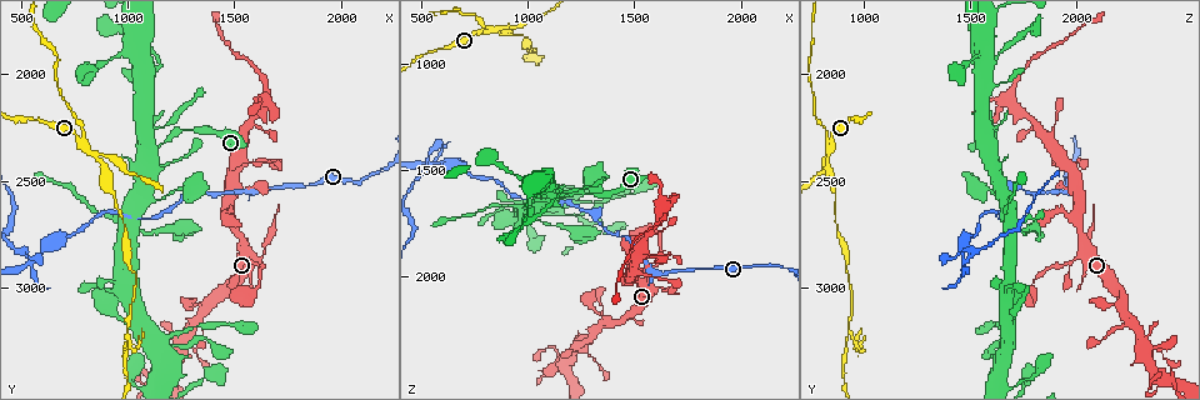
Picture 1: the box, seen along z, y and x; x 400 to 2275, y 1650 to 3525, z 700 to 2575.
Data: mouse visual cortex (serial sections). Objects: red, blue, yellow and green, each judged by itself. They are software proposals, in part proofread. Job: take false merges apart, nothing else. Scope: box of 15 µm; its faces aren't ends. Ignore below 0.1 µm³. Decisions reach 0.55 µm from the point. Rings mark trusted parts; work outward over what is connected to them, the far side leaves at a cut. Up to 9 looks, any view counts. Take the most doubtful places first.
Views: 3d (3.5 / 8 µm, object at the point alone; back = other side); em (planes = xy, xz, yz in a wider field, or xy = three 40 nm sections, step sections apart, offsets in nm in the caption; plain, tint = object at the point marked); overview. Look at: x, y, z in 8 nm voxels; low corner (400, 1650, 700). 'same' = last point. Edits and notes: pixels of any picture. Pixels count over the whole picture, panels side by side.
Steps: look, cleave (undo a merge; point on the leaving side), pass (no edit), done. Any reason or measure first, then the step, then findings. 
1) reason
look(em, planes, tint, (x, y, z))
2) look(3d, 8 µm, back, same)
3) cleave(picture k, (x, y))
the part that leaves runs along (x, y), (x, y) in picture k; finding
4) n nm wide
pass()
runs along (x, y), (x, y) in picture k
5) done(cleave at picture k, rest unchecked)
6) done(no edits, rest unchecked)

narrows sharply
look(3d, 3.5 µm, (850, 2370, 840))

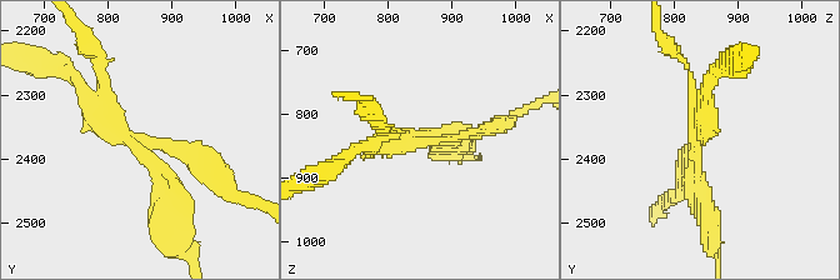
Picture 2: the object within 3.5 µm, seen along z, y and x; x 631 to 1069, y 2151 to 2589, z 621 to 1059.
arms of 150, 200, 250 nm
cleave(picture 2, (181, 198))
the part that leaves runs along (130, 141), (173, 184), (180, 249) in picture 2; two cells meet here

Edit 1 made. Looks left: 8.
narrows sharply
look(3d, 3.5 µm, (540, 2880, 1460))

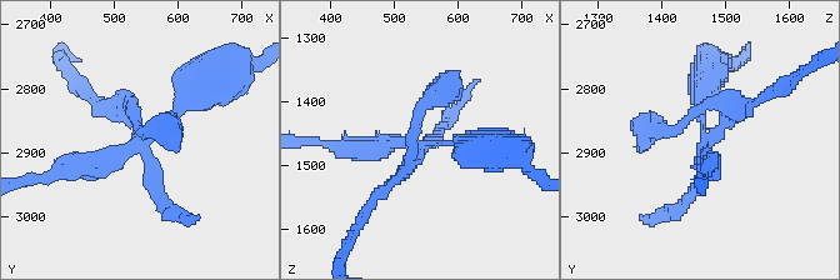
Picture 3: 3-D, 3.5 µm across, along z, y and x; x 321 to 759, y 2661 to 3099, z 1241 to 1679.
shape alone is not enough
look(em, planes, tint, (540, 2880, 1470))

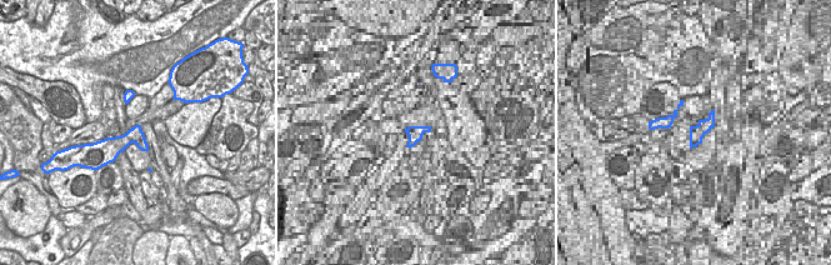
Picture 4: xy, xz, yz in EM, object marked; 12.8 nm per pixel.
cleave(picture 3, (110, 111))
the part that leaves runs along (140, 134), (129, 110), (75, 88) in picture 3; a second cell is stuck on

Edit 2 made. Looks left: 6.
look(overview)

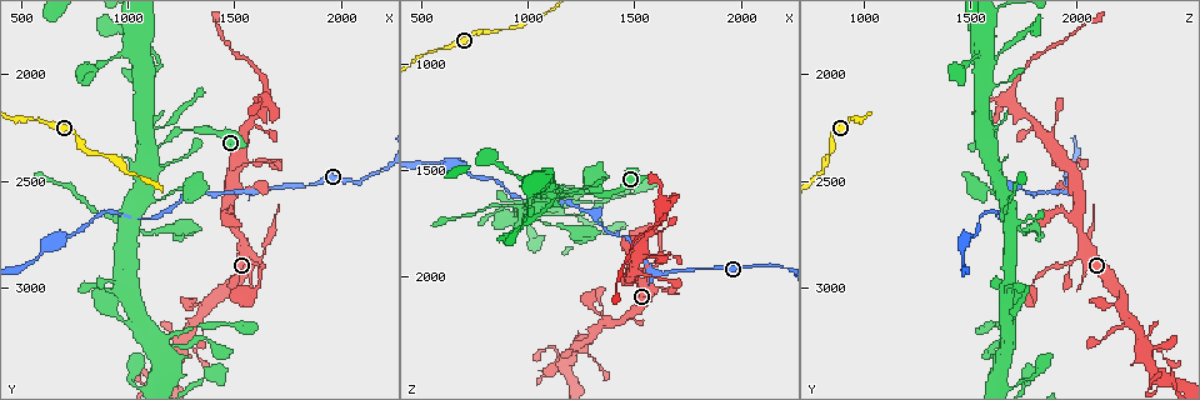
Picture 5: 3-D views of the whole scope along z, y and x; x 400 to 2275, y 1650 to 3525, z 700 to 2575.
thin neck
look(3d, 3.5 µm, (880, 2650, 1660))

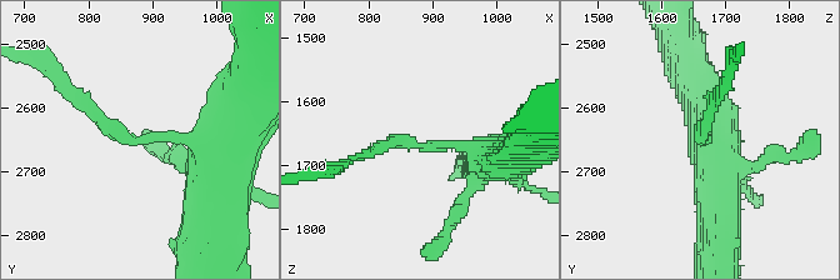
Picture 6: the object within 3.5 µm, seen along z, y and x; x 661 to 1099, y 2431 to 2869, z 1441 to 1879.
pass()
runs along (234, 143), (123, 139), (73, 93) in picture 6; all the same cell

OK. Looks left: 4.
a fork
look(3d, 3.5 µm, (1640, 2120, 1680))

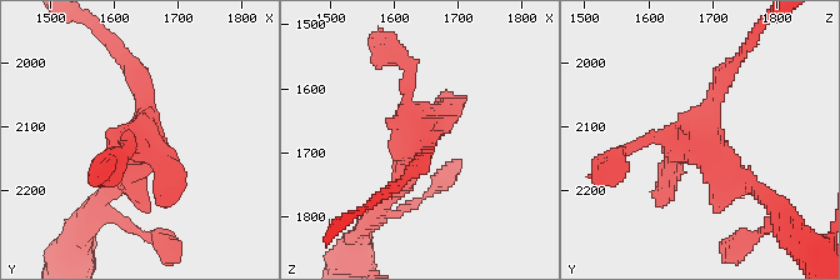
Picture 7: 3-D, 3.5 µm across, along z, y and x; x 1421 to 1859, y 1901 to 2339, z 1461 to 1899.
look(em, xy, step 2, plain, (1640, 2120, 1680))

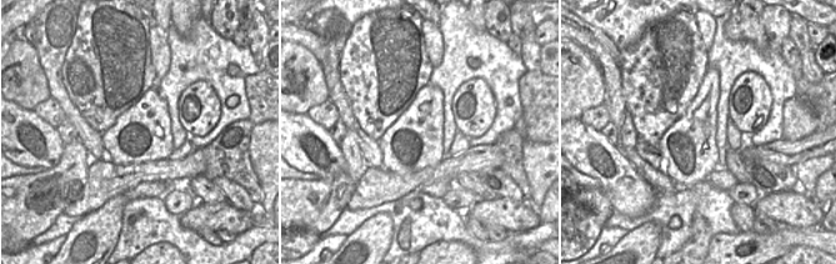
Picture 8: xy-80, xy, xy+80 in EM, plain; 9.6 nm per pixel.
with the object marked
look(em, xy, step 2, tint, same)

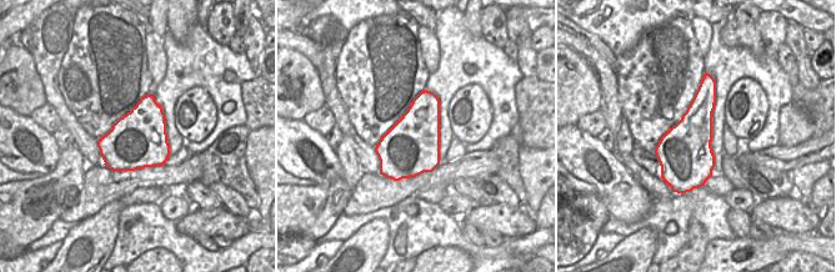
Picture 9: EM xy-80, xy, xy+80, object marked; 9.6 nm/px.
pass()
runs along (755, 186), (698, 140), (730, 68) in picture 7; one cell here

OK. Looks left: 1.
done(cleave at picture 2, cleave at picture 3, rest unchecked)

